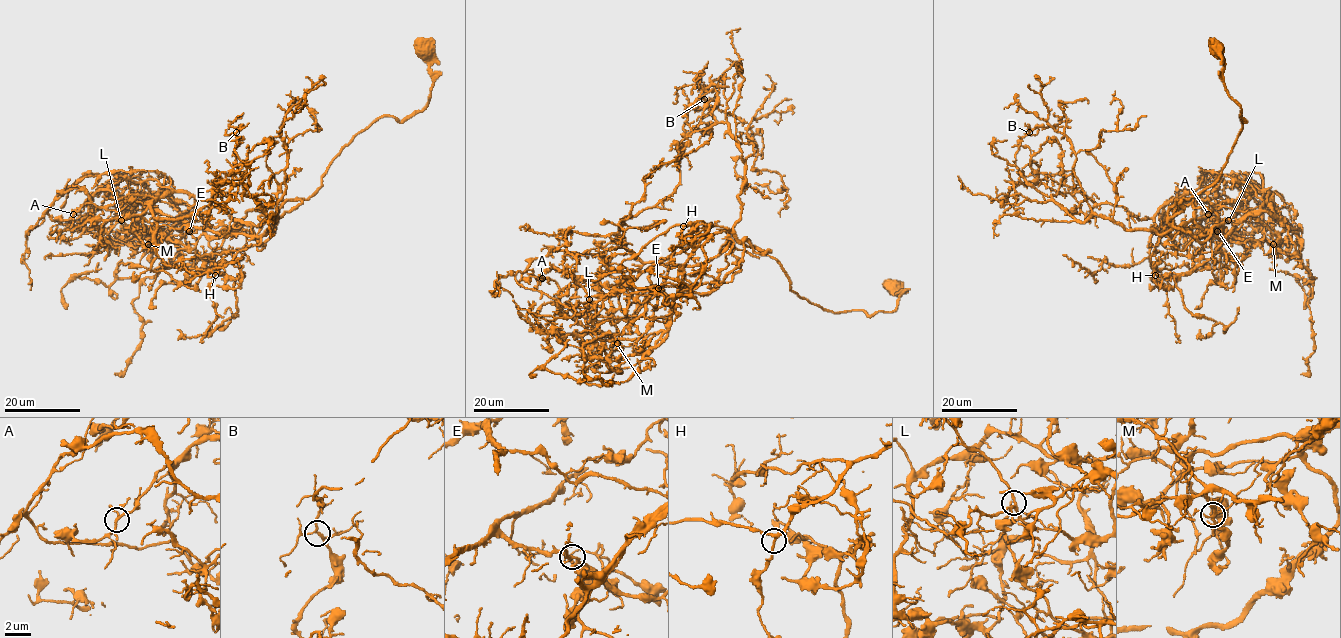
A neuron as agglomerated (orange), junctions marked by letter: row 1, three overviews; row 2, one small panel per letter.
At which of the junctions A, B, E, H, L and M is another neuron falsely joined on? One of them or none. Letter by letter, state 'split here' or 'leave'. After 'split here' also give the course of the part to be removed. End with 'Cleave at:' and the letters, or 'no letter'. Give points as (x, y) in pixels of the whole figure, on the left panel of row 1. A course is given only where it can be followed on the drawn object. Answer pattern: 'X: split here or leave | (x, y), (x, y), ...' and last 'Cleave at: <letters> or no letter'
A: leave
B: leave
E: split here | (189, 231), (226, 226), (215, 264), (235, 222), (183, 192), (152, 203), (193, 216), (278, 142)
H: leave
L: leave
M: leave
Cleave at: E

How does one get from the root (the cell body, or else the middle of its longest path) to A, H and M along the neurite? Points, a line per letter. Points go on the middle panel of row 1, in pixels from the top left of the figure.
A: (893, 288), (890, 312), (827, 311), (728, 231), (617, 286), (582, 278), (561, 289), (542, 278)
H: (893, 288), (901, 294), (890, 312), (827, 311), (794, 292), (774, 258), (726, 227), (683, 226)
M: (893, 288), (890, 312), (827, 311), (794, 292), (774, 258), (715, 232), (652, 267), (644, 312), (617, 343)

